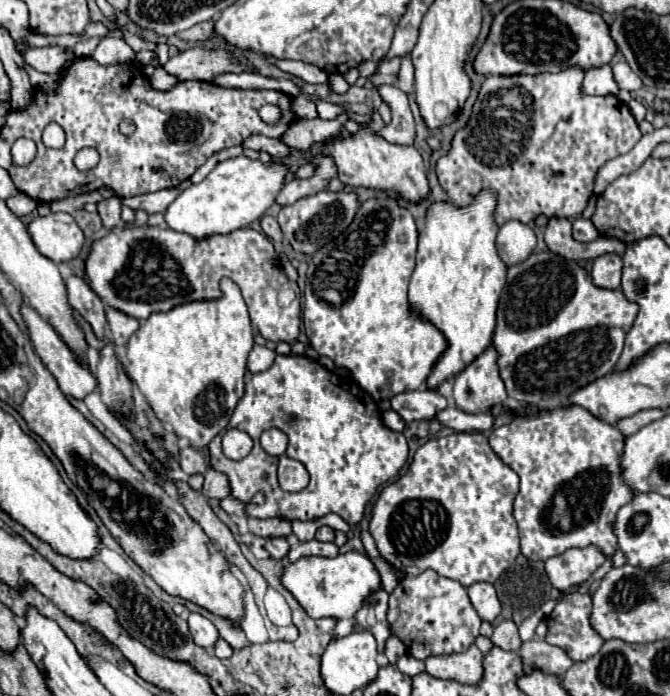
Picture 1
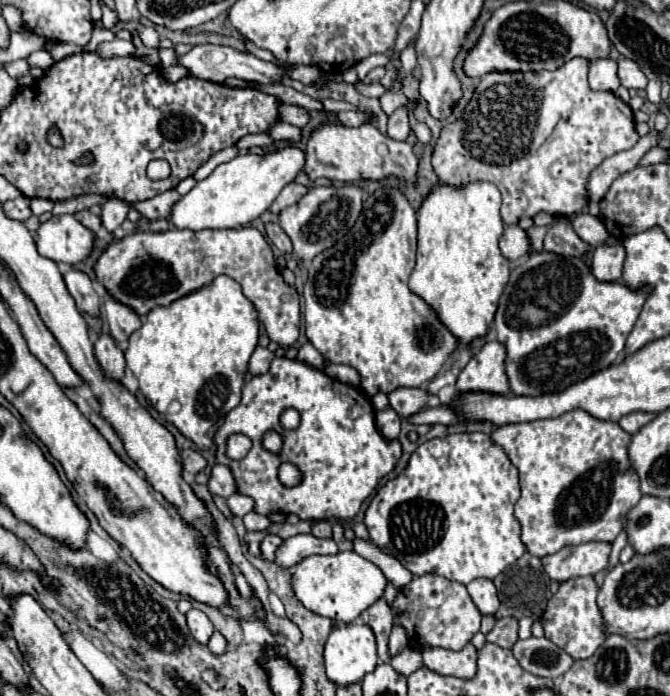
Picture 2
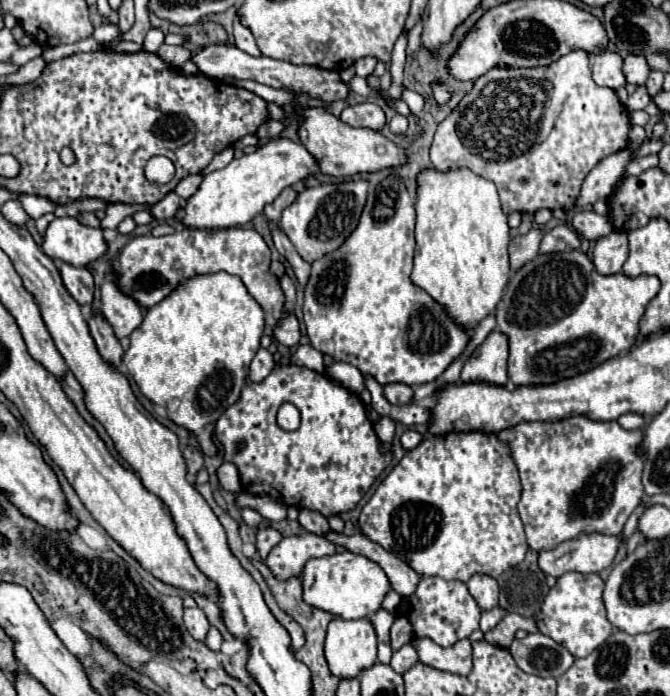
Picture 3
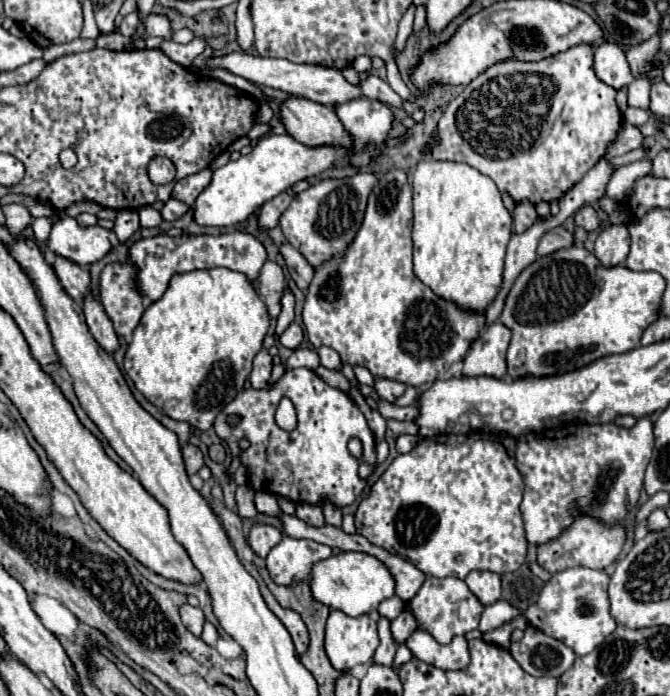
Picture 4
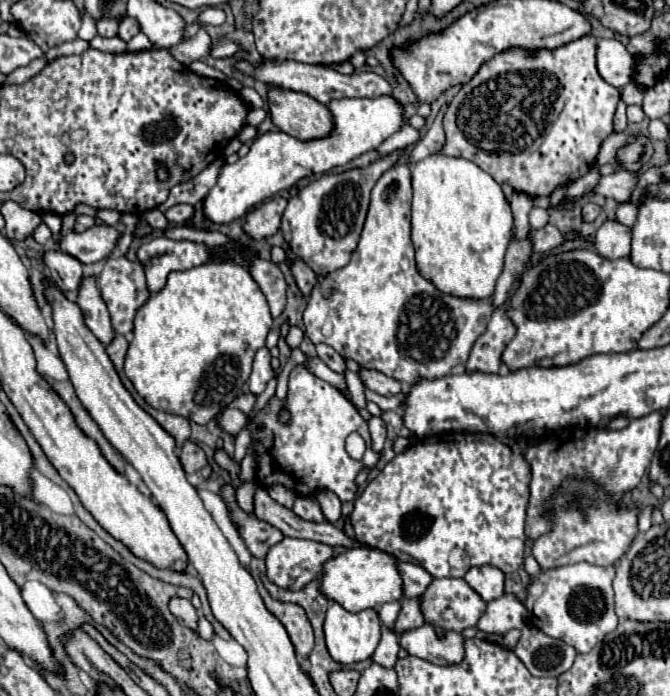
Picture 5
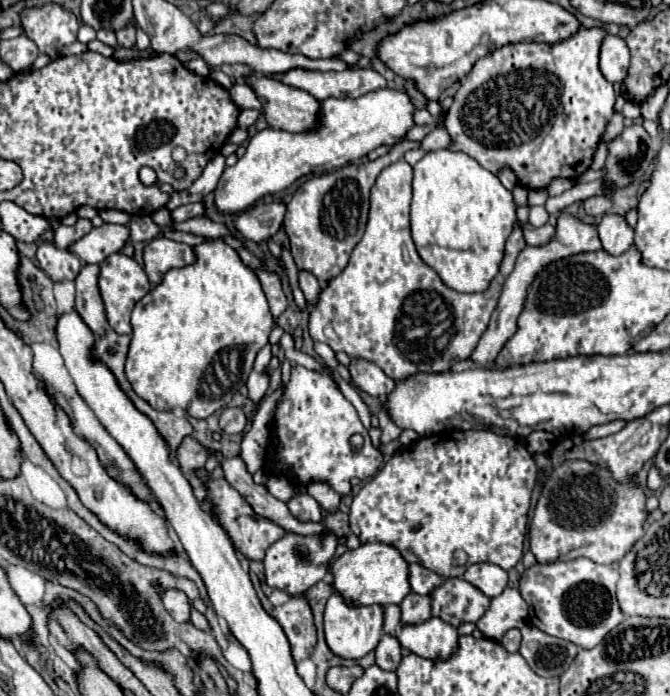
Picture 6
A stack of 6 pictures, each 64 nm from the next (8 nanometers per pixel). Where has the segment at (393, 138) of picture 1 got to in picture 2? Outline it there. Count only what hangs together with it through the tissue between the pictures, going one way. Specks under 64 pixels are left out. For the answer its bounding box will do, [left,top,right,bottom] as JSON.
[354,80,410,140]

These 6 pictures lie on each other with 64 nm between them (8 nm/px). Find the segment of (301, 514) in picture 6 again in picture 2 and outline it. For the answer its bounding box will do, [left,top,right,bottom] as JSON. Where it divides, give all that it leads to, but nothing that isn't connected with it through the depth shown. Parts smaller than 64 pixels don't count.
[312,520,332,538]

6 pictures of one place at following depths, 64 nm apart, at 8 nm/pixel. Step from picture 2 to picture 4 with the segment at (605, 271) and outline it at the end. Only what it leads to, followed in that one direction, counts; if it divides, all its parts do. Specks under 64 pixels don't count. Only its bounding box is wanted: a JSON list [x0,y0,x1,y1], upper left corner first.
[594,224,630,266]

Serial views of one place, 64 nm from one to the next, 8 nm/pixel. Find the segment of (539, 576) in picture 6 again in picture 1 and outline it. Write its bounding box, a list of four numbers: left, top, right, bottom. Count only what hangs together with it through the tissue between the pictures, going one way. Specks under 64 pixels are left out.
[546,586,604,662]

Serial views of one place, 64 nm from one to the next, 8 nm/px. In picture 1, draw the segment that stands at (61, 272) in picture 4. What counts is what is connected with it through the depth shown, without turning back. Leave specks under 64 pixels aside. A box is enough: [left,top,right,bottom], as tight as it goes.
[66,276,106,338]

